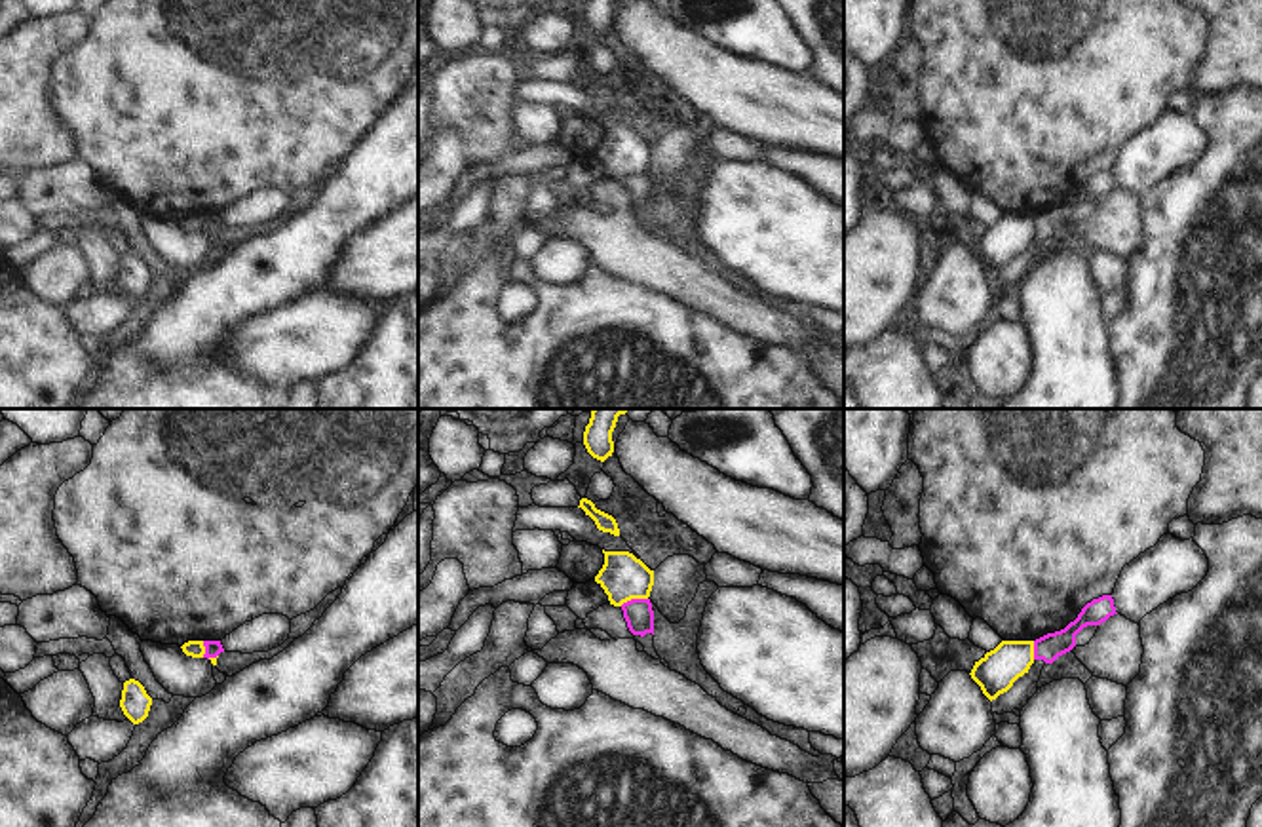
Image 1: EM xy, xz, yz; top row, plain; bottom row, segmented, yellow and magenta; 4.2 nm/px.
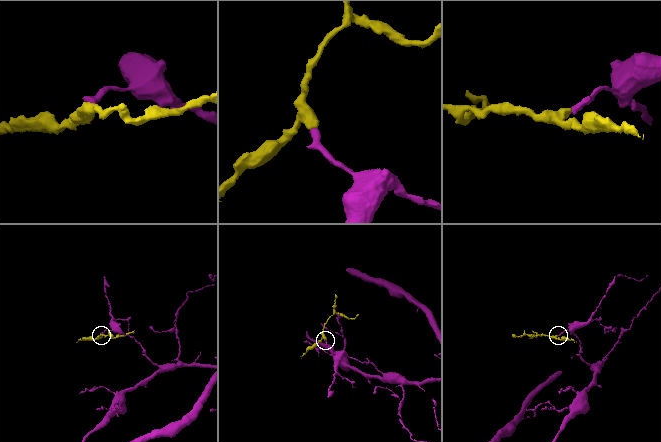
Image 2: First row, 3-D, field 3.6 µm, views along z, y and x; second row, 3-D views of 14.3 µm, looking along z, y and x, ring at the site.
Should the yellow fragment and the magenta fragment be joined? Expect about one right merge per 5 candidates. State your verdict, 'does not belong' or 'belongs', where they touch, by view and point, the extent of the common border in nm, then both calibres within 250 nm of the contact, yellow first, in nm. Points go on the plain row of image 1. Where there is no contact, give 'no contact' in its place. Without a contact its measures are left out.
does not belong; contact xz (633, 172); length 120 nm; calibres 200 and 120 nm

